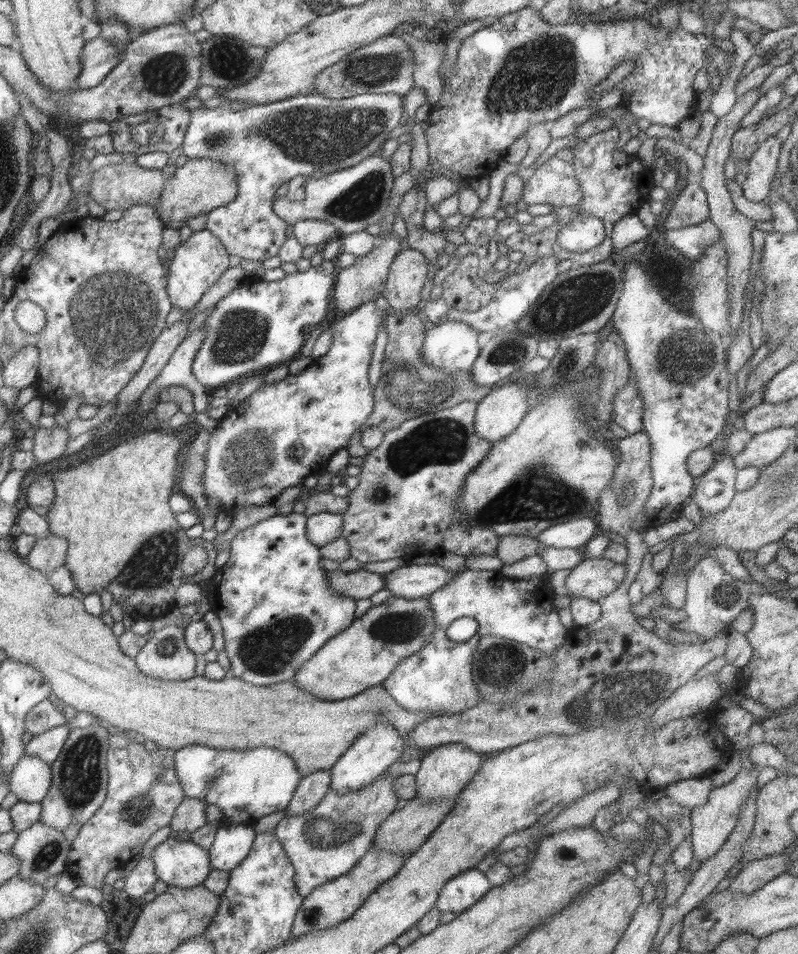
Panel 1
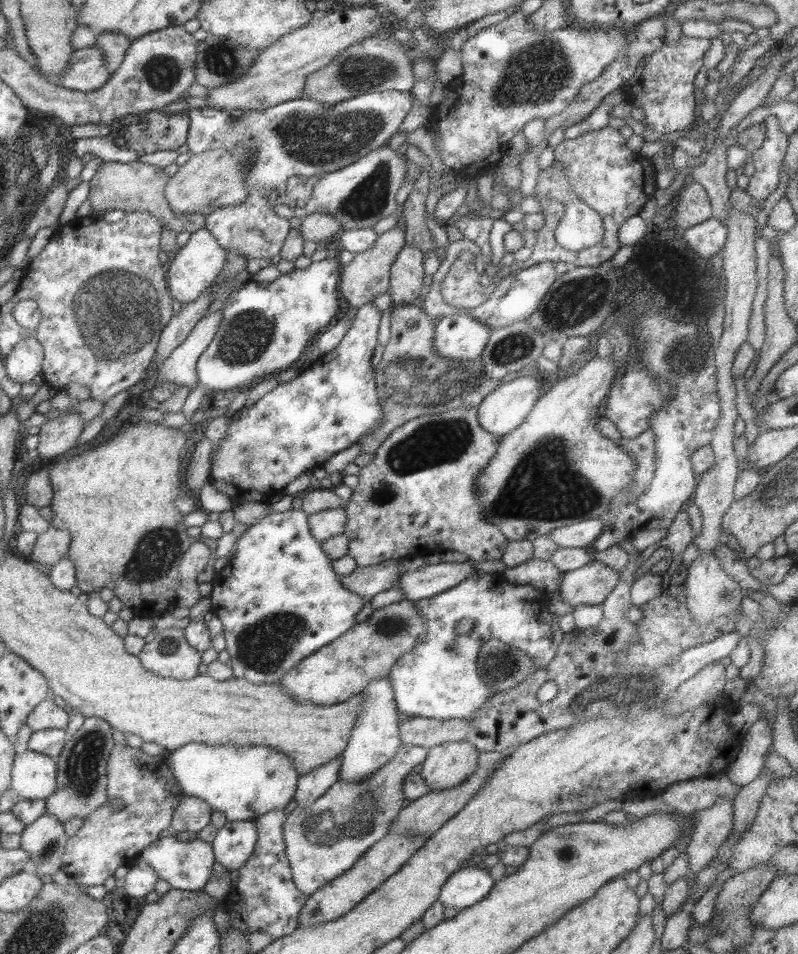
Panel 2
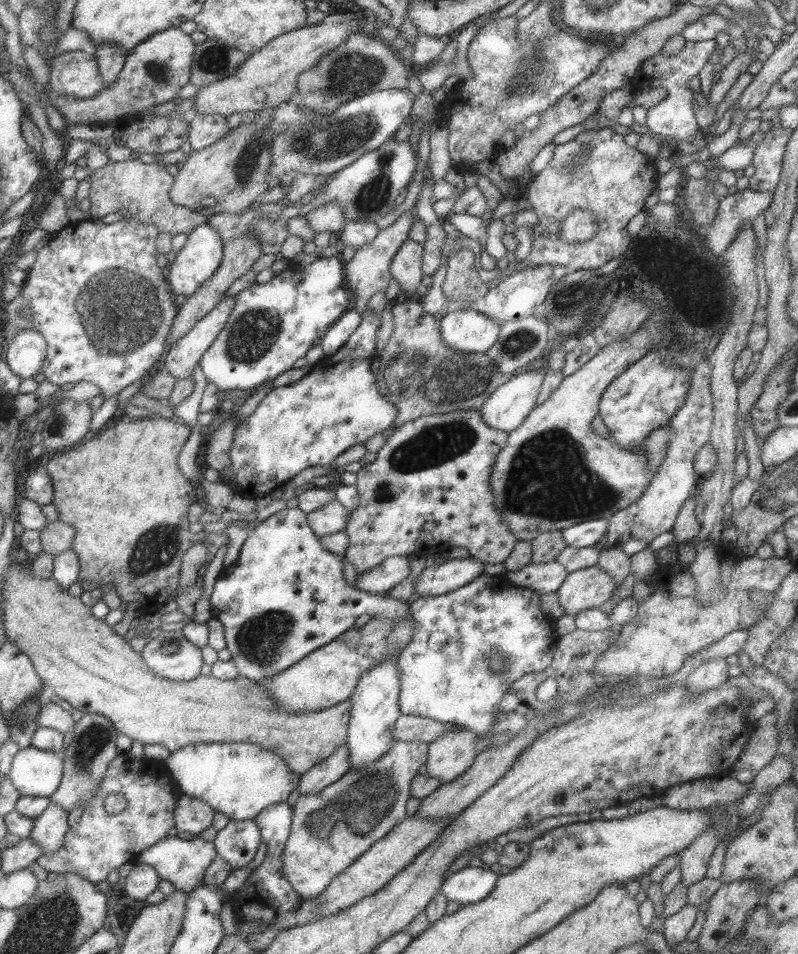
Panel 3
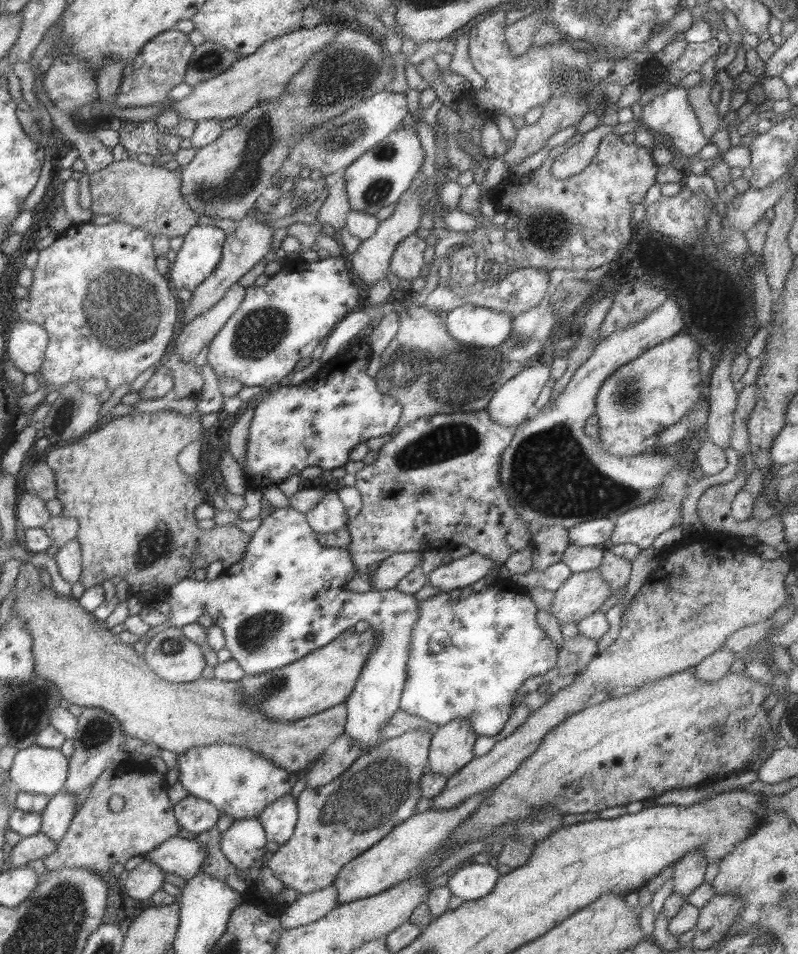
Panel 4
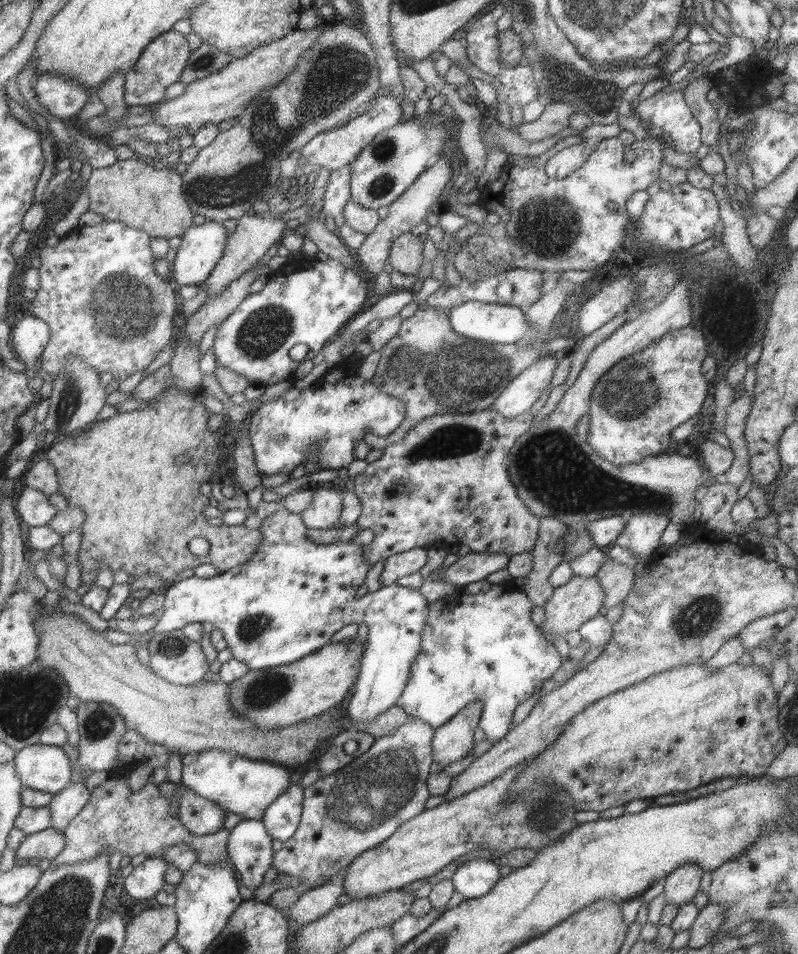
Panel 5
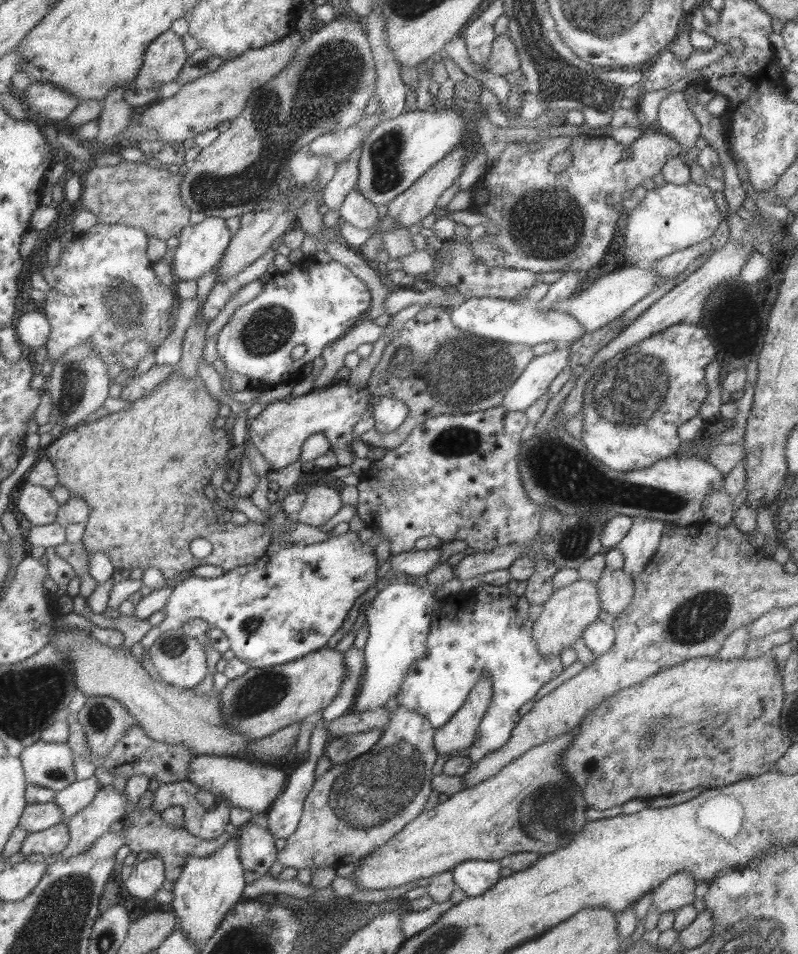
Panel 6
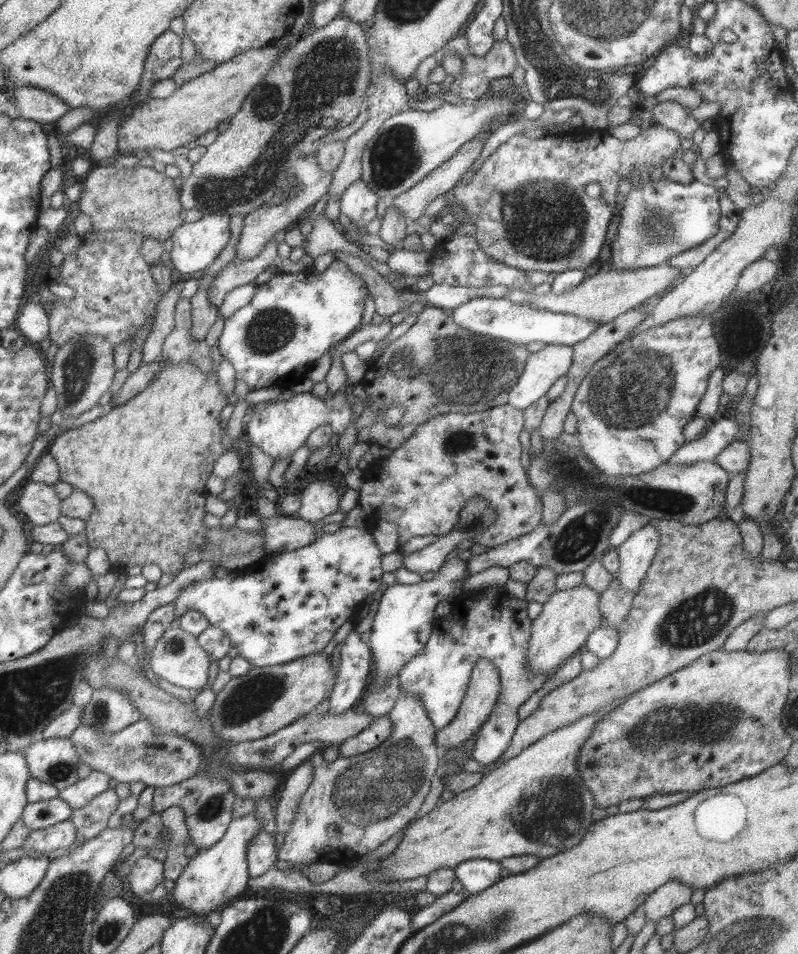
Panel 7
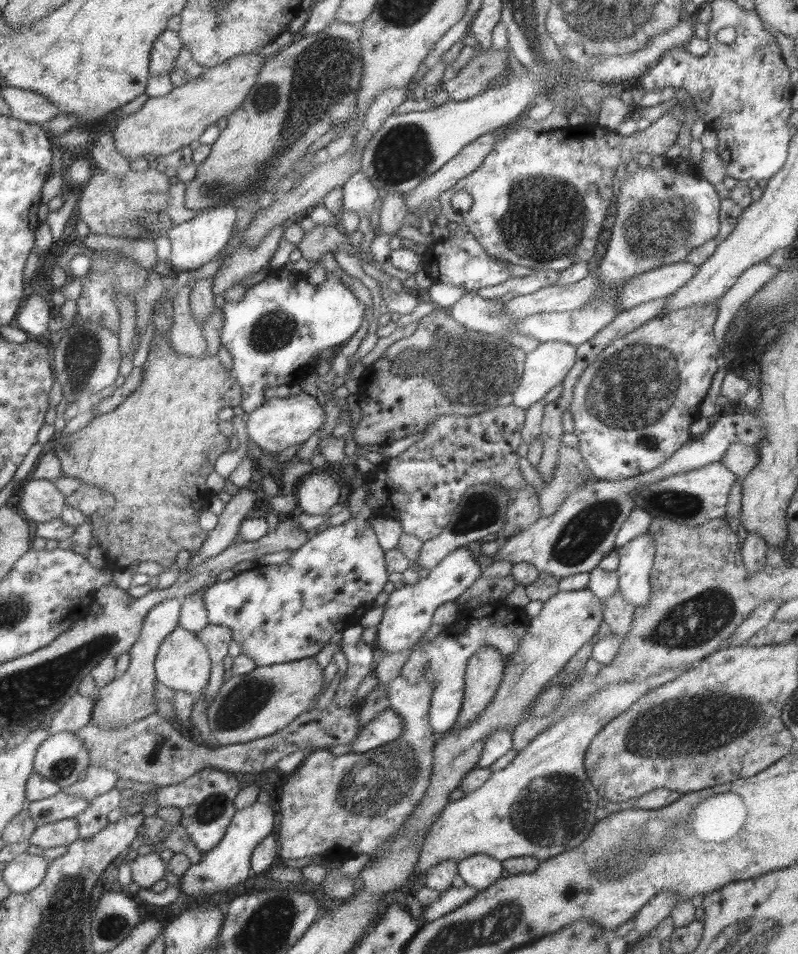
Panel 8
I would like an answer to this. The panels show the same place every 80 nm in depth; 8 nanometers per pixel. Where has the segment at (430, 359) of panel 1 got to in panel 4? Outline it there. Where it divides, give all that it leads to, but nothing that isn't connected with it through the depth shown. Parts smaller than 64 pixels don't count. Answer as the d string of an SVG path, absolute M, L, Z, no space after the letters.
M467 301L462 306L453 308L444 315L447 334L459 344L475 346L475 348L494 348L511 332L513 317L505 313L497 313L485 307L477 307Z

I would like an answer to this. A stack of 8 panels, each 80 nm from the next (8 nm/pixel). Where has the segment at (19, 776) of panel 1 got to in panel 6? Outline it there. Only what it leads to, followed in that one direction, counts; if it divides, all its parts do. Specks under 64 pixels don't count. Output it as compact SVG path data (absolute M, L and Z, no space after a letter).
M42 742L25 746L19 754L25 782L43 788L63 790L75 781L73 752L67 743Z

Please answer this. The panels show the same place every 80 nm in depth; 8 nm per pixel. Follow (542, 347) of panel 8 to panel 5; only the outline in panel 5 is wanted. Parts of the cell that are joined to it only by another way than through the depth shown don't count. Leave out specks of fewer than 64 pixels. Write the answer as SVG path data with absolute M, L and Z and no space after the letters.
M554 353L539 356L531 366L522 370L509 382L490 408L503 418L515 418L529 412L543 390L550 385L558 360Z

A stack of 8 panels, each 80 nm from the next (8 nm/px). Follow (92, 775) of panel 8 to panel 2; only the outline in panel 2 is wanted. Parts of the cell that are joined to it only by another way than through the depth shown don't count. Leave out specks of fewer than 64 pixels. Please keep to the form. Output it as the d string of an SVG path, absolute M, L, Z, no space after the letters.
M50 814L39 815L31 824L23 827L19 834L19 848L29 856L29 863L35 866L33 875L41 878L53 875L61 868L68 836L61 822Z

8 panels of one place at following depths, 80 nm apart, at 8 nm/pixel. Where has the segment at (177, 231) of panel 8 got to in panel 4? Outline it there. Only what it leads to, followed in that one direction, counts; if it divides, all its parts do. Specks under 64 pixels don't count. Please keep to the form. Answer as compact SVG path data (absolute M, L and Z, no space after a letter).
M192 226L168 272L172 290L193 291L221 261L225 232L215 226Z

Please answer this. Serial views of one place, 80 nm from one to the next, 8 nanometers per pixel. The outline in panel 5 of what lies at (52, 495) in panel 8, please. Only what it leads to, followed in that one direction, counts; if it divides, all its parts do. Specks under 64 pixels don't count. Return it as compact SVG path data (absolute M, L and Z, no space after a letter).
M18 486L13 503L19 520L27 527L46 526L56 513L47 497L42 492L27 486Z

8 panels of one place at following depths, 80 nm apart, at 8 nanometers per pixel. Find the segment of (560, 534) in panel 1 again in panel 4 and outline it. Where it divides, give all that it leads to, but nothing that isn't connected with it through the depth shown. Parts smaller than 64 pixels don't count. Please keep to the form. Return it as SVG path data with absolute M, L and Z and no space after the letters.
M593 519L580 522L571 529L567 529L568 541L577 546L602 546L606 547L611 532L613 532L614 521L609 519Z

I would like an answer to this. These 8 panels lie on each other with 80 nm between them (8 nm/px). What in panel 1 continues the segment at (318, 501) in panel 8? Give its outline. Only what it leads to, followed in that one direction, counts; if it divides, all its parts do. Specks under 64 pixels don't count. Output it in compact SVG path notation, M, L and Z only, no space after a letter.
M318 512L306 517L305 537L315 548L321 548L342 536L342 514Z

